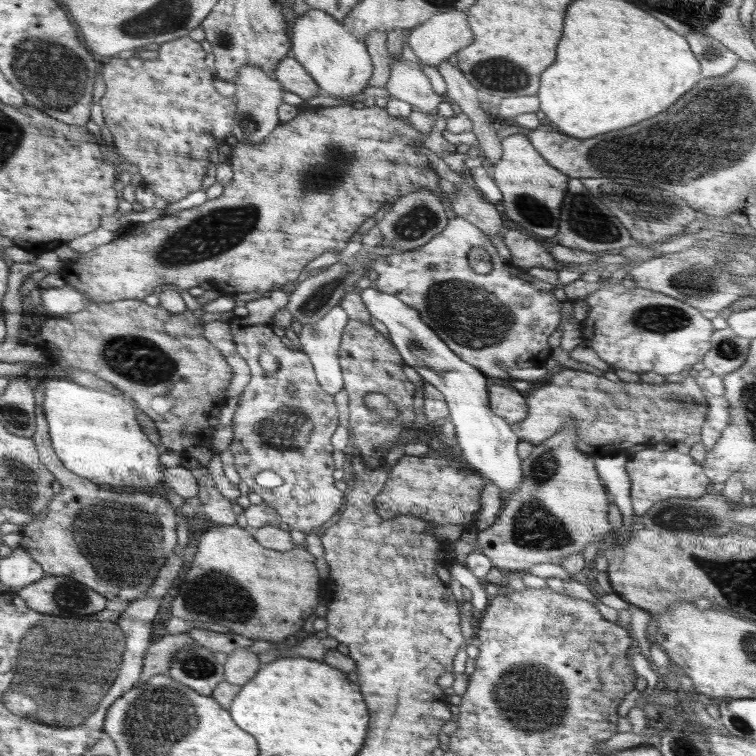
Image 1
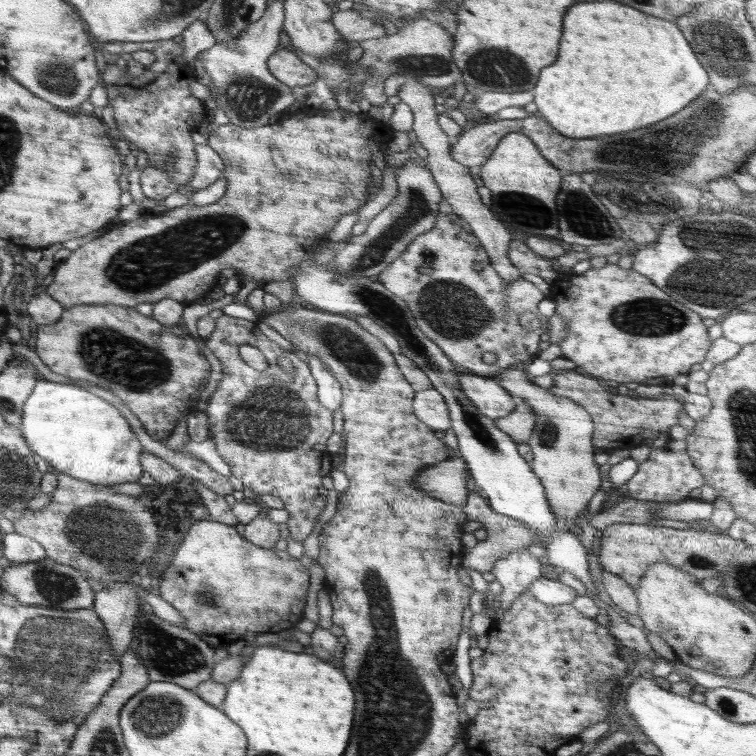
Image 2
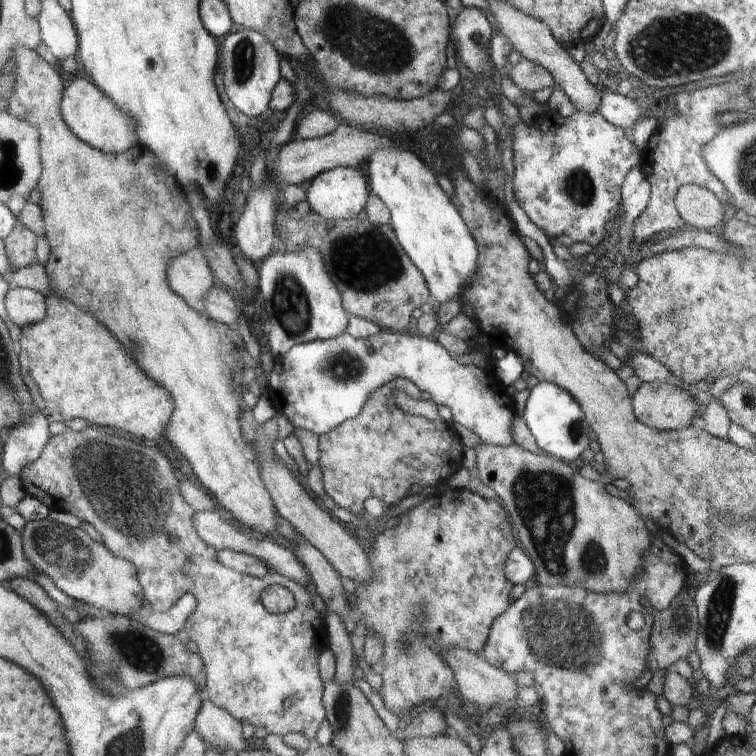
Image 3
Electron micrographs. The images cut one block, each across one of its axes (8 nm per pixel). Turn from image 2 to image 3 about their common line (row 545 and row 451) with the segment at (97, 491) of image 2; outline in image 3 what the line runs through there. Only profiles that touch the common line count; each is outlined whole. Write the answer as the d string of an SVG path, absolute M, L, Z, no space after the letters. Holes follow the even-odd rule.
M88 426L86 430L80 430L80 432L75 432L72 429L68 429L62 434L56 434L56 436L50 436L48 444L42 448L38 460L34 460L34 464L30 462L24 470L22 470L21 483L23 484L23 489L26 495L30 495L37 498L48 506L51 510L64 511L72 514L82 522L87 522L92 524L98 533L102 536L102 542L106 548L109 548L112 553L115 553L117 557L123 558L128 562L131 562L136 568L136 574L138 574L138 580L142 590L144 592L145 599L150 603L152 609L158 612L164 612L172 606L178 604L180 598L187 594L194 594L197 605L194 608L194 612L190 614L190 618L186 620L184 624L184 630L190 636L190 640L196 644L198 648L198 654L204 661L205 672L206 672L206 688L204 692L201 692L203 698L208 698L210 702L214 702L224 708L226 712L229 712L234 716L235 719L243 723L250 723L253 726L262 726L268 730L269 733L277 734L278 736L285 736L288 732L302 732L306 738L310 739L312 743L314 742L315 734L318 732L319 726L325 721L325 708L322 700L324 692L324 683L320 678L319 673L319 662L318 656L324 652L324 650L329 649L328 645L328 634L326 632L326 624L324 624L324 616L320 612L316 611L312 603L312 592L308 590L305 586L294 582L294 580L288 580L285 576L280 576L277 572L268 571L266 576L262 578L256 578L247 574L240 574L234 569L226 568L224 564L218 562L216 558L217 550L208 546L198 536L196 528L192 524L192 518L194 518L194 510L191 506L188 506L180 492L178 492L178 486L180 486L179 481L174 477L174 472L172 472L173 466L168 462L168 459L156 450L152 446L144 446L144 444L136 444L136 442L130 442L122 436L112 436L112 434L106 434L102 432L100 428L94 428L94 426ZM272 585L284 586L288 588L295 598L295 607L290 610L290 612L285 612L284 614L272 614L269 613L262 602L260 602L260 592L264 590L267 586ZM286 700L292 700L290 706L286 706Z

